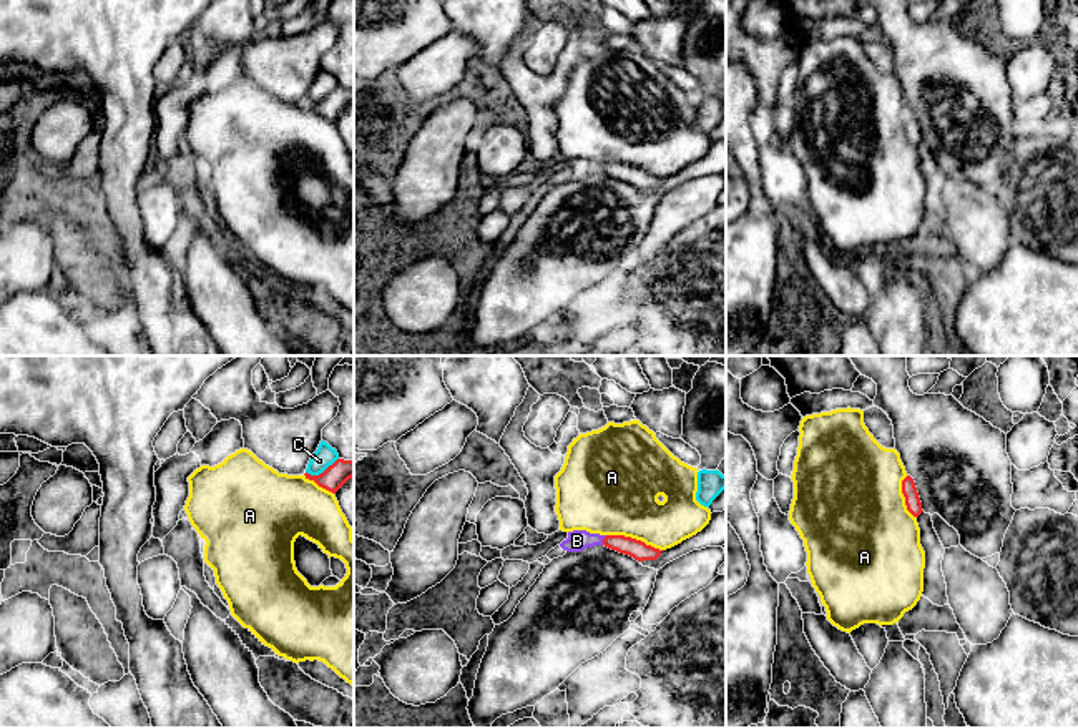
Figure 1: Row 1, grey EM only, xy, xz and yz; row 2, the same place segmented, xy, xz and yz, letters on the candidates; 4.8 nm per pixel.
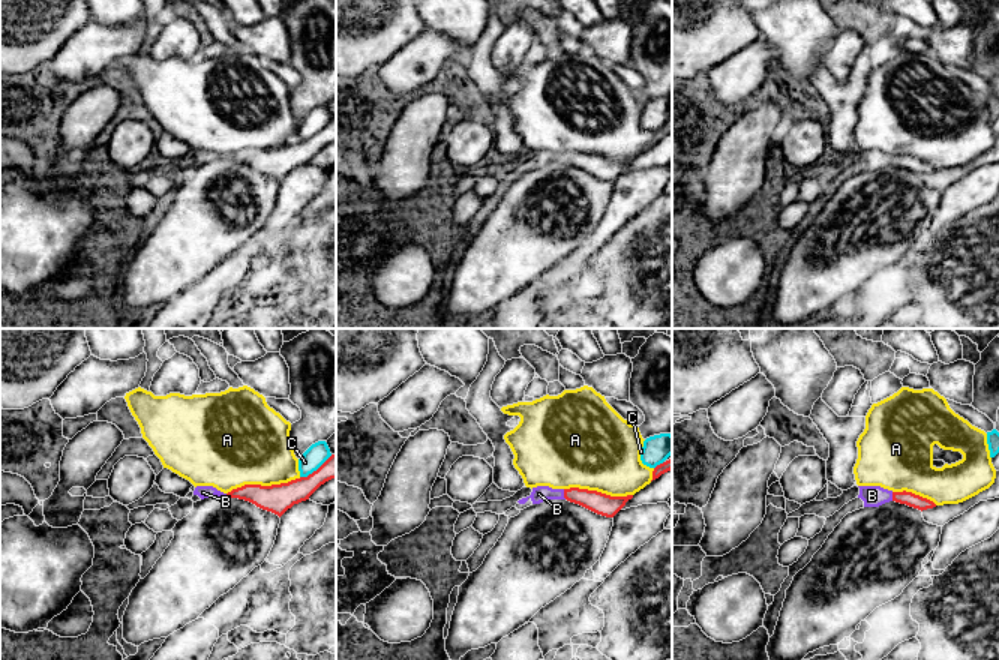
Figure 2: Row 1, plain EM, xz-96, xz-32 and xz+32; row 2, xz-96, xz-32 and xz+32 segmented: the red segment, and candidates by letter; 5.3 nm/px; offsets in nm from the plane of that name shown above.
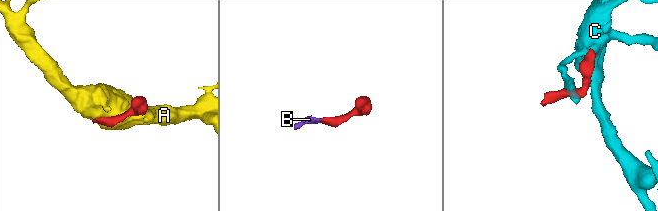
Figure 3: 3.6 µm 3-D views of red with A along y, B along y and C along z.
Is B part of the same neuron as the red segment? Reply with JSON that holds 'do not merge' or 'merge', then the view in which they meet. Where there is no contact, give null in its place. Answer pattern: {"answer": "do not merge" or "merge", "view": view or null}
{"answer": "merge", "view": "xz"}

